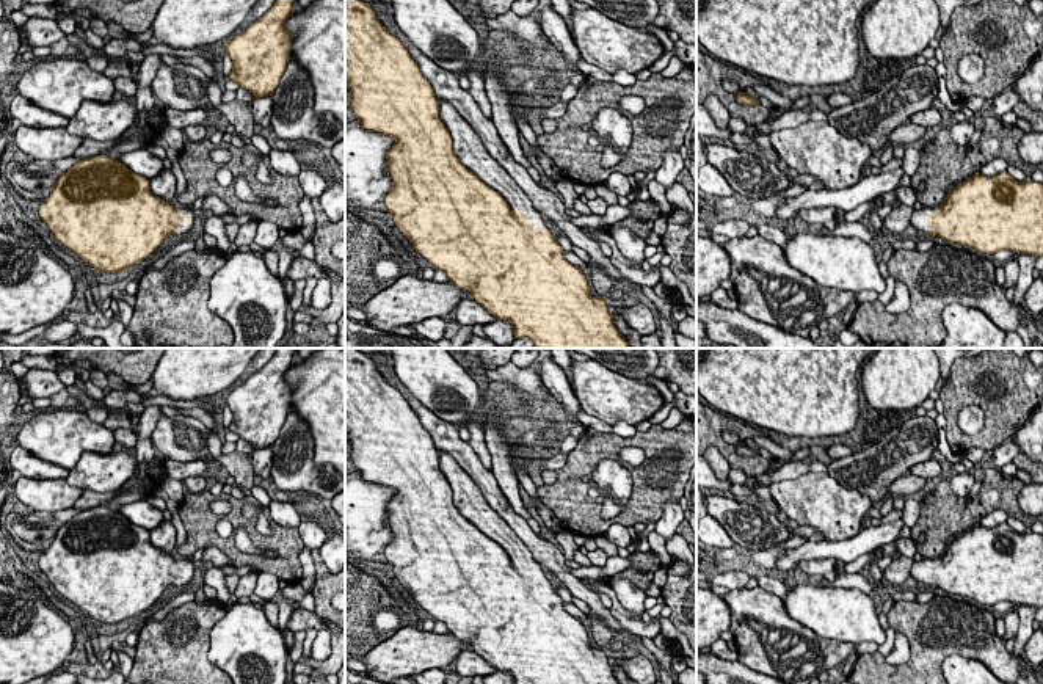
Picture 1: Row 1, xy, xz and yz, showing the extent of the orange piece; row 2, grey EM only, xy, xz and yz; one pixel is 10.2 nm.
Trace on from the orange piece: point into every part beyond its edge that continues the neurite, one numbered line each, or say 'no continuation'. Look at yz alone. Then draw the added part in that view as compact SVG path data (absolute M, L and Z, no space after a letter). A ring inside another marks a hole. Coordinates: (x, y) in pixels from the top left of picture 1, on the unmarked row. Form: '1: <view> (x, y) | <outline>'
1: yz (918, 567) | M922 558L921 562L913 562L911 577L916 579L922 587L927 587L932 579L929 569L933 568L936 558Z

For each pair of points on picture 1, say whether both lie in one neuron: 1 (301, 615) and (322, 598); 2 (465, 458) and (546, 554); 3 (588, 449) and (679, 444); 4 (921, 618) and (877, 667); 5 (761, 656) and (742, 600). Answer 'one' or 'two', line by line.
1: two
2: one
3: one
4: one
5: one

